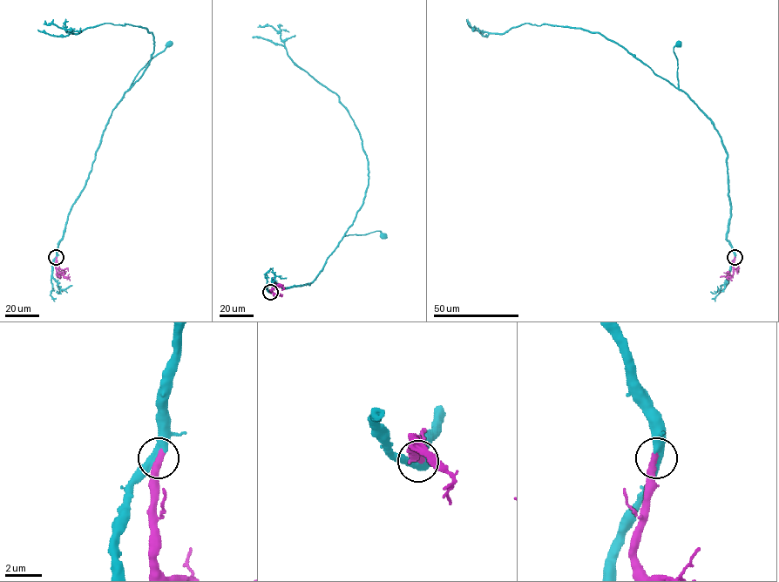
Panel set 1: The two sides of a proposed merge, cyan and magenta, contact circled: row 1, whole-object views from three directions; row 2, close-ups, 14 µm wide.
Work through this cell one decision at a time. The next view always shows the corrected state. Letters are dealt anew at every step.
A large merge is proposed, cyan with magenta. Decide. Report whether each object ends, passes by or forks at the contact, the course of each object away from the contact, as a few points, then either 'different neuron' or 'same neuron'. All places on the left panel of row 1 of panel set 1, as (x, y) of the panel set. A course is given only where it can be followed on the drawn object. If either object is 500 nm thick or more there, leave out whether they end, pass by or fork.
cyan passes by; magenta ends; course cyan (56, 257), (111, 111), (142, 76), (154, 42), (145, 28), (126, 24), (71, 33), (44, 21); course magenta (56, 257), (57, 274), (68, 276), (70, 280); same neuron

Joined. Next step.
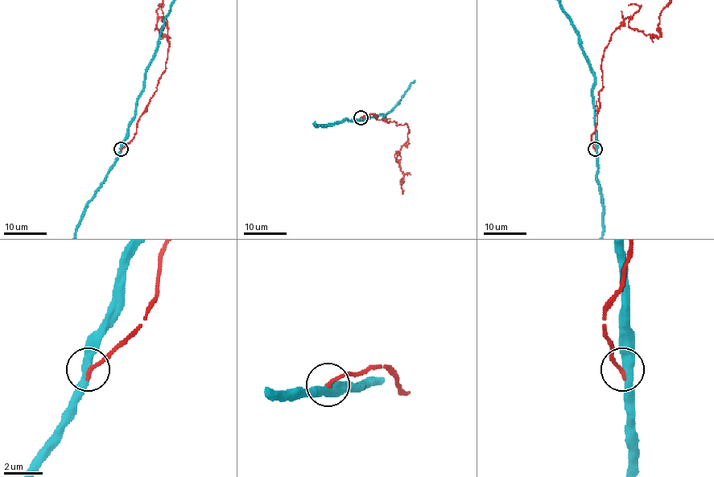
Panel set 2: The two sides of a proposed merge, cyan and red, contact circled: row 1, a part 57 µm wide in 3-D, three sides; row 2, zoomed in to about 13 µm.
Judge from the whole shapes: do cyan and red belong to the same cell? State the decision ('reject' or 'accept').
reject

